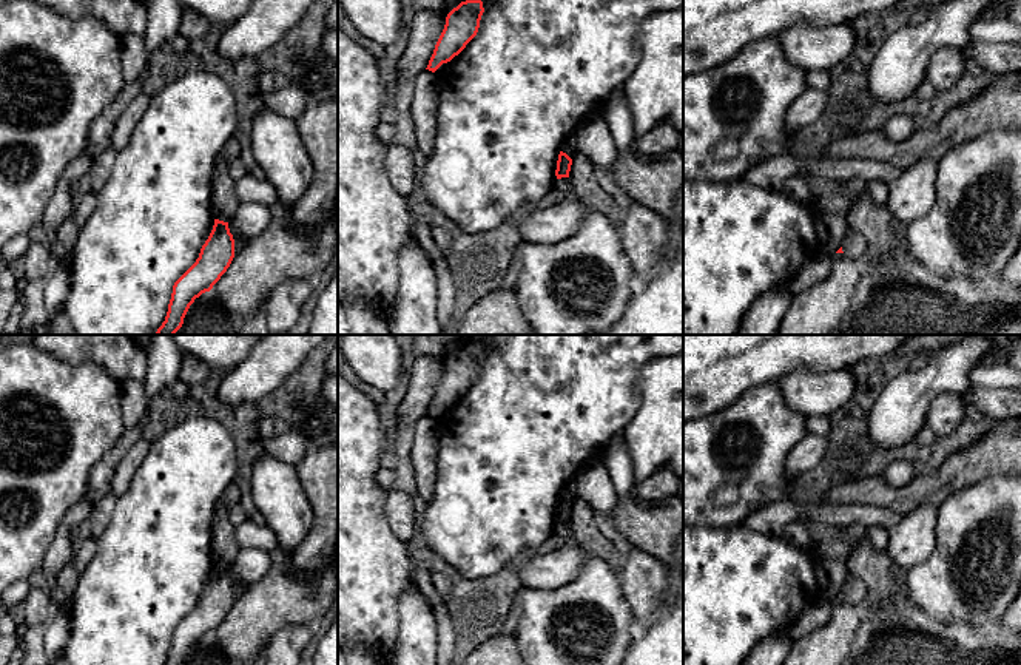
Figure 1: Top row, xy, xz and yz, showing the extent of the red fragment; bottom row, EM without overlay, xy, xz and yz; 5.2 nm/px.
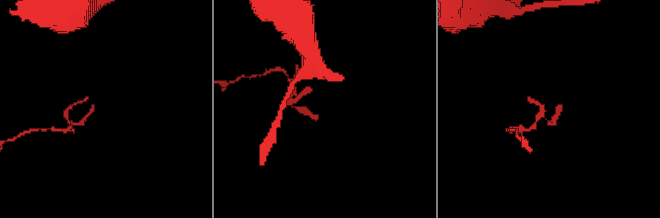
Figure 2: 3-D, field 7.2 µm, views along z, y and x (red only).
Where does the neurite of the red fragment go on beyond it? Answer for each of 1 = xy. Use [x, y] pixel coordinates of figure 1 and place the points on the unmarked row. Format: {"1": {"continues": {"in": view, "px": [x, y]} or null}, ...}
{"1": {"continues": null}}

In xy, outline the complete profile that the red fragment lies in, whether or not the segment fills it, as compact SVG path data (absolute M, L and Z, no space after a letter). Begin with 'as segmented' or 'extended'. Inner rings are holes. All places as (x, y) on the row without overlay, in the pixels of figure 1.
as segmented; M214 565L213 576L196 608L174 628L165 665L184 665L190 651L227 617L234 603L228 568Z

